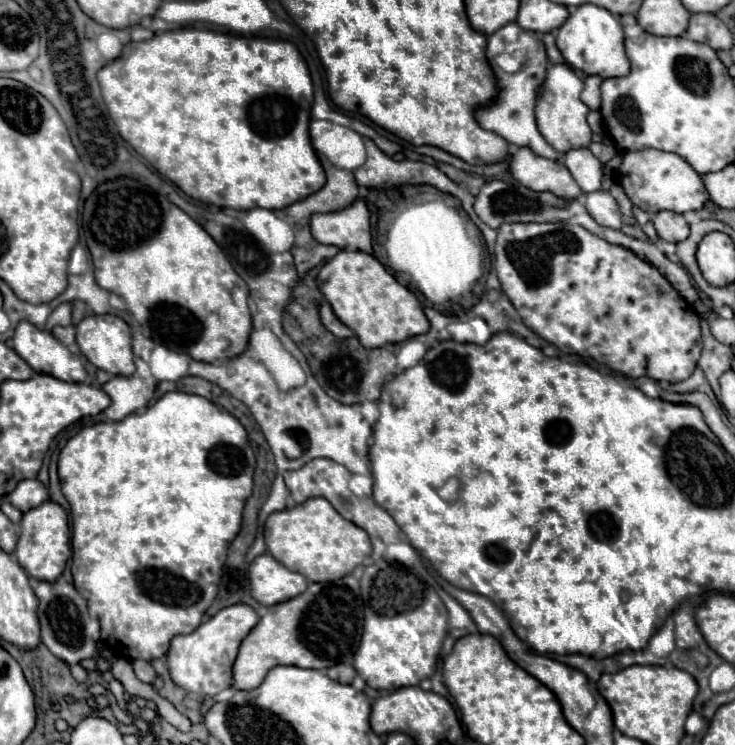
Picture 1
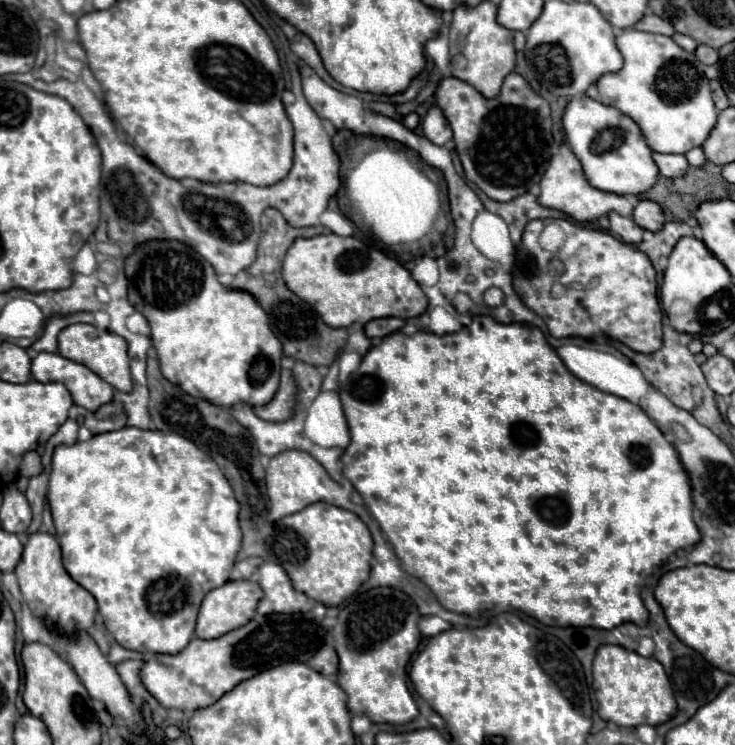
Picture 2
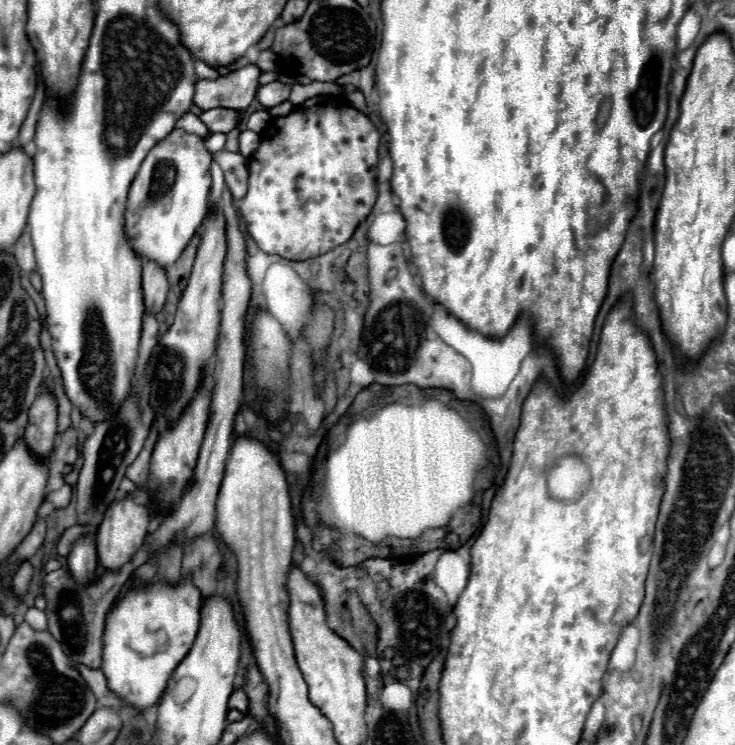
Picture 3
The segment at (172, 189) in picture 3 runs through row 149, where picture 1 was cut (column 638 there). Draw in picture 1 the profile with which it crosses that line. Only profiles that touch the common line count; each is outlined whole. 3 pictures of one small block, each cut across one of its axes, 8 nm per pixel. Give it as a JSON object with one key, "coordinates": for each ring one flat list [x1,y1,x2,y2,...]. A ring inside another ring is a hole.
{"coordinates":[[654,148,642,152,626,152,620,168,616,170,616,180,620,182,632,204,652,214,660,210,670,210,678,214,700,210,710,198,702,184,702,176,684,158]]}

